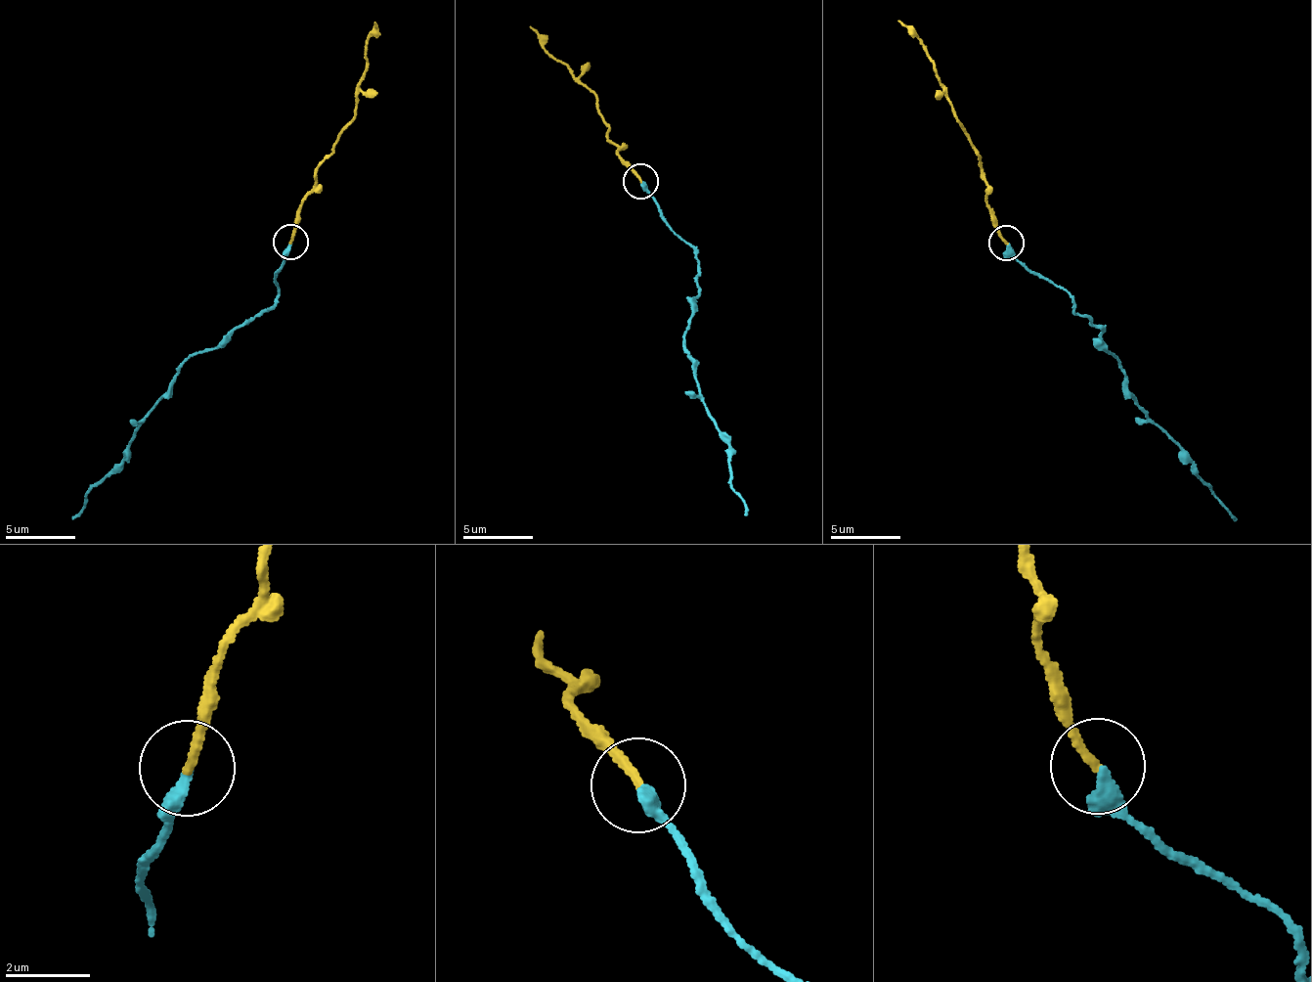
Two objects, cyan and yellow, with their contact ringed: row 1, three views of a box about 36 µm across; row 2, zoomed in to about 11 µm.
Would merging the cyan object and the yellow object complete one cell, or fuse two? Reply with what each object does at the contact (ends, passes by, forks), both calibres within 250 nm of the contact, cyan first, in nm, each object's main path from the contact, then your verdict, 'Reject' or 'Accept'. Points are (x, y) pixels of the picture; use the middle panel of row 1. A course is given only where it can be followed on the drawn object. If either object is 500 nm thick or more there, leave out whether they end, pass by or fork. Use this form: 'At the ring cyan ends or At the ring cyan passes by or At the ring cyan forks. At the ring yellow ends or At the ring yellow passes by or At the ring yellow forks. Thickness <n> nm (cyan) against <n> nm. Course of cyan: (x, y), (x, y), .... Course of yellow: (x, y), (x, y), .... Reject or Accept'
At the ring cyan ends. At the ring yellow ends. Thickness 360 nm (cyan) against 200 nm. Course of cyan: (642, 180), (659, 217), (697, 250), (698, 288), (683, 346), (730, 449), (730, 480), (744, 514). Course of yellow: (639, 180), (615, 156), (608, 130), (591, 91), (577, 82), (564, 64), (550, 59), (539, 32), (530, 25). Reject

